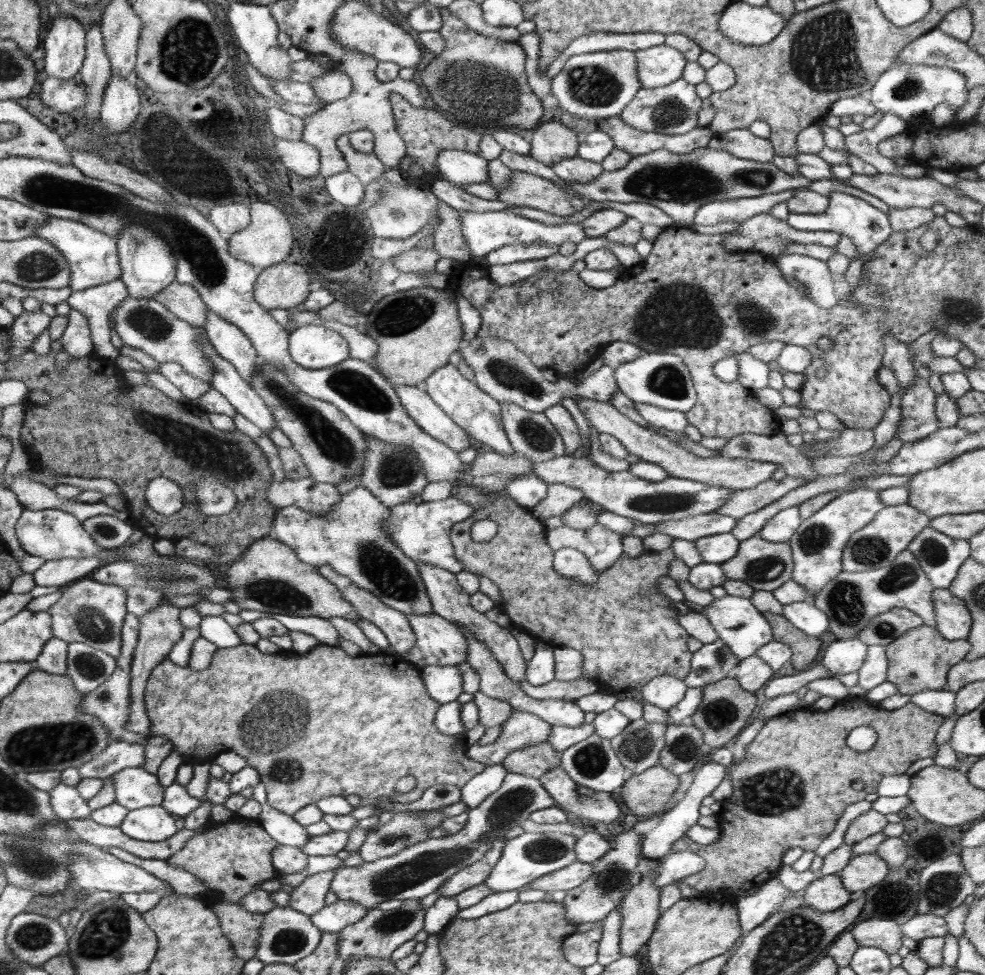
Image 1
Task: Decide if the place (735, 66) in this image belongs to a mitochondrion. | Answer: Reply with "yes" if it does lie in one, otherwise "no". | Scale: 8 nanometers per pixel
no

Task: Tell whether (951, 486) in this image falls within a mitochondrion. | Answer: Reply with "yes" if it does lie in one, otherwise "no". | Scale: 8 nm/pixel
no

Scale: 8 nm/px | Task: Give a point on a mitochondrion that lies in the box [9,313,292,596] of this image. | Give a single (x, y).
(181, 440)

